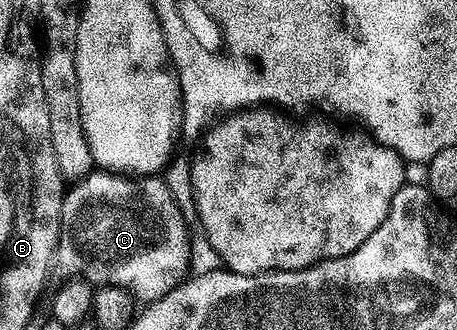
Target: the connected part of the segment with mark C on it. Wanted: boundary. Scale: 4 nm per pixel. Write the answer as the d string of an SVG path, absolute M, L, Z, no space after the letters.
M101 169L95 170L86 176L85 179L77 180L74 187L65 192L62 197L62 224L58 230L58 247L54 250L54 261L52 264L55 272L66 275L62 277L77 277L79 280L99 287L119 287L130 292L138 301L153 301L169 294L174 287L187 278L190 271L190 237L191 228L186 228L186 219L183 208L179 207L174 195L168 189L165 178L162 177L127 177L122 173L111 173Z

